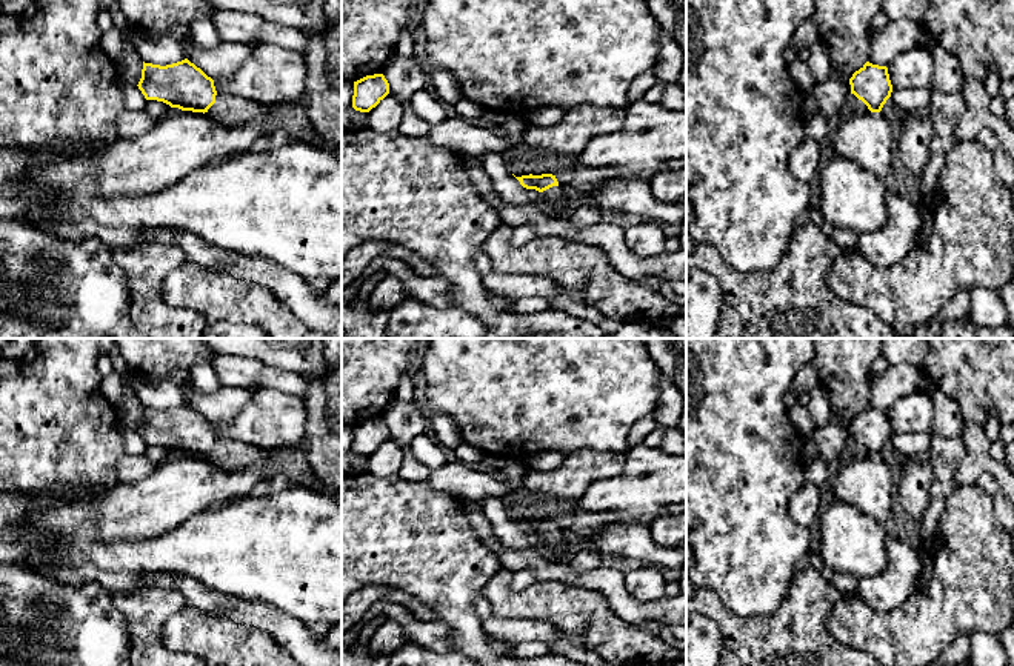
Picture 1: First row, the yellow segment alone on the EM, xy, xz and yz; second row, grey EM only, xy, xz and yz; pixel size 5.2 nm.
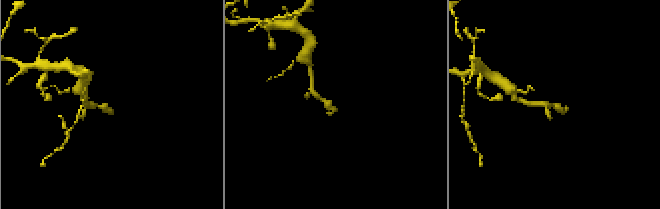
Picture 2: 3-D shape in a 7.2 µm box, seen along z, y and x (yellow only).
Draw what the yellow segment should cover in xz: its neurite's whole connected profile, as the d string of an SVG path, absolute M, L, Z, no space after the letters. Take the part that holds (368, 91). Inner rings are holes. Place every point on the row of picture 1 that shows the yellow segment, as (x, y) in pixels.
M383 74L366 75L354 82L352 108L369 112L389 94L389 83Z

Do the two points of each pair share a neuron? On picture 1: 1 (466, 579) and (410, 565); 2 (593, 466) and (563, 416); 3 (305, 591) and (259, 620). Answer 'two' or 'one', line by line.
1: one
2: two
3: two

